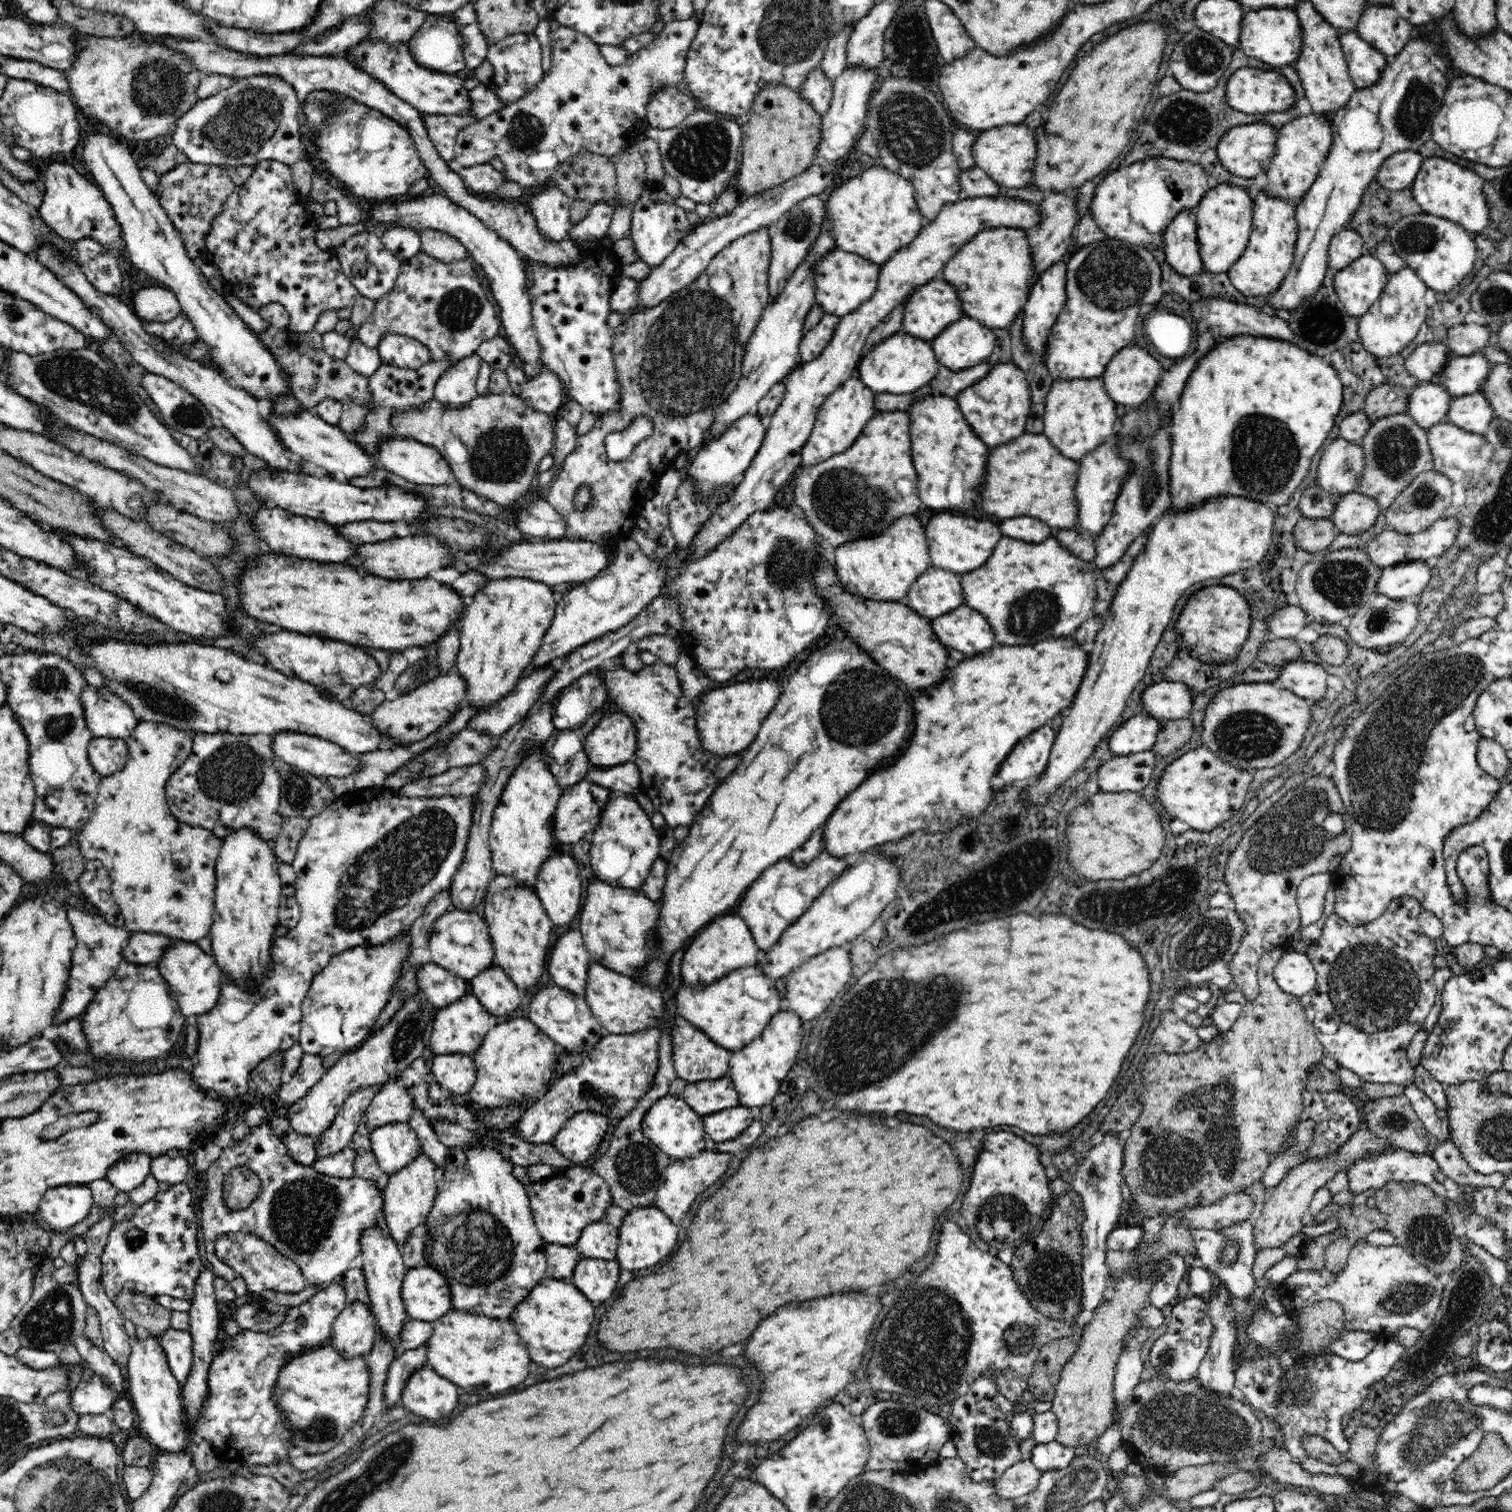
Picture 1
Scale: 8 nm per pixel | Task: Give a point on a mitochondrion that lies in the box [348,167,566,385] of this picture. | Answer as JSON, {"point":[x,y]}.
{"point":[457,310]}

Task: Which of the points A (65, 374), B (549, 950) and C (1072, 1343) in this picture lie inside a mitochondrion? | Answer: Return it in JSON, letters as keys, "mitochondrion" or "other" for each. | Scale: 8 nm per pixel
{"A":"mitochondrion","B":"other","C":"other"}

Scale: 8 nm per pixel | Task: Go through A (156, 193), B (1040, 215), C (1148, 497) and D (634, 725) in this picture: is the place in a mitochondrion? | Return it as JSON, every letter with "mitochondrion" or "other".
{"A":"other","B":"other","C":"mitochondrion","D":"other"}

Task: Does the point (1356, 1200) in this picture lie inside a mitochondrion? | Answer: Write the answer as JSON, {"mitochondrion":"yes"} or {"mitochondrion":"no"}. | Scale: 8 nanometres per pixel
{"mitochondrion":"no"}

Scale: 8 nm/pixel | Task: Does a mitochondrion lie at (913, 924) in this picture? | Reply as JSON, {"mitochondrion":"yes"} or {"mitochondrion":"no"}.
{"mitochondrion":"yes"}

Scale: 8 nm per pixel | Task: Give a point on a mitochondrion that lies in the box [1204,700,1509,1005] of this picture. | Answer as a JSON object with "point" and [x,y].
{"point":[1297,835]}

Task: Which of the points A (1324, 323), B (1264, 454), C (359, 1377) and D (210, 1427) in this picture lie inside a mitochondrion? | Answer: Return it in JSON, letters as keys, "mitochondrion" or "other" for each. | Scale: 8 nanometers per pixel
{"A":"mitochondrion","B":"mitochondrion","C":"other","D":"other"}

